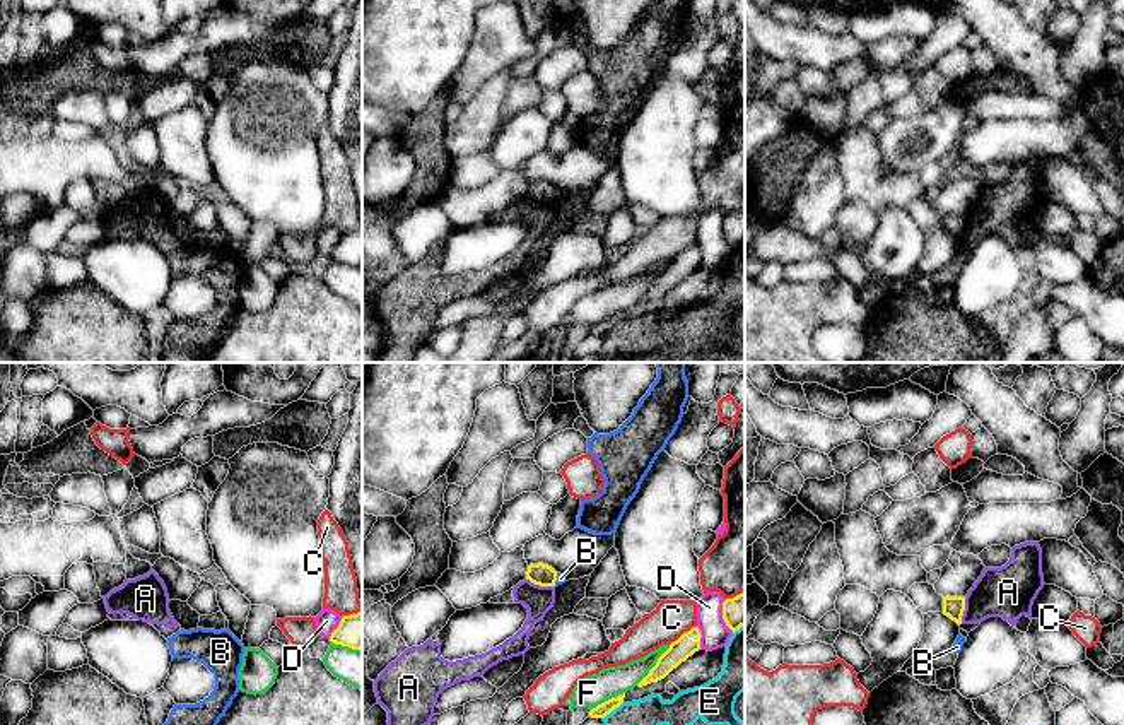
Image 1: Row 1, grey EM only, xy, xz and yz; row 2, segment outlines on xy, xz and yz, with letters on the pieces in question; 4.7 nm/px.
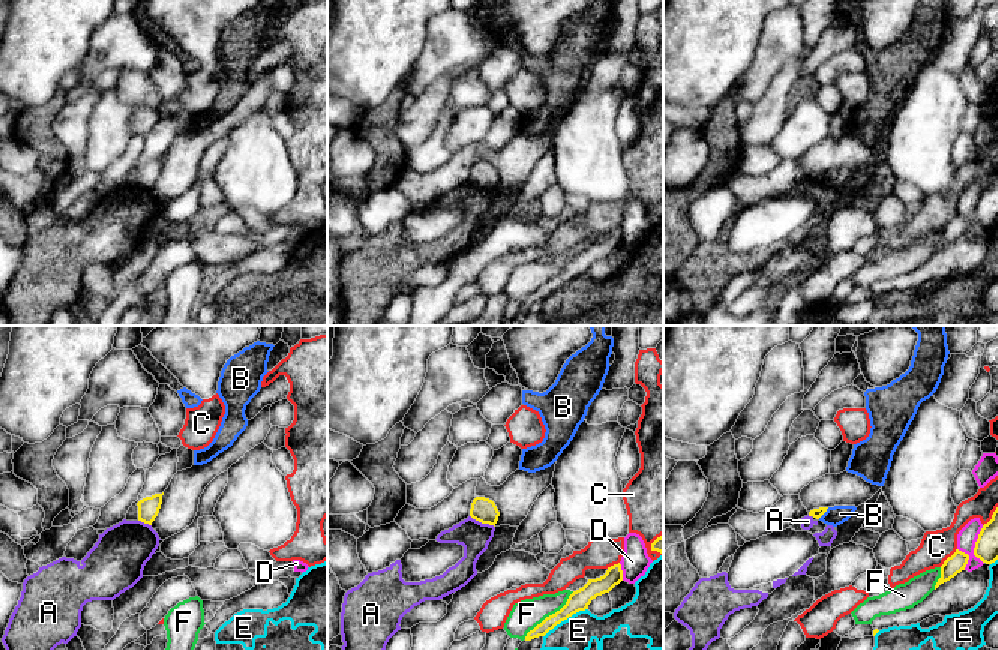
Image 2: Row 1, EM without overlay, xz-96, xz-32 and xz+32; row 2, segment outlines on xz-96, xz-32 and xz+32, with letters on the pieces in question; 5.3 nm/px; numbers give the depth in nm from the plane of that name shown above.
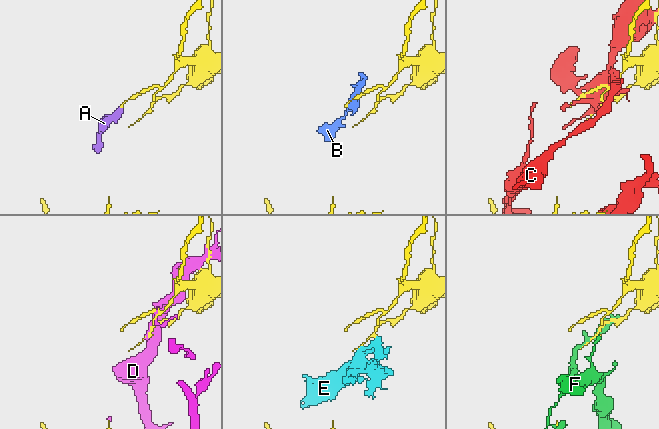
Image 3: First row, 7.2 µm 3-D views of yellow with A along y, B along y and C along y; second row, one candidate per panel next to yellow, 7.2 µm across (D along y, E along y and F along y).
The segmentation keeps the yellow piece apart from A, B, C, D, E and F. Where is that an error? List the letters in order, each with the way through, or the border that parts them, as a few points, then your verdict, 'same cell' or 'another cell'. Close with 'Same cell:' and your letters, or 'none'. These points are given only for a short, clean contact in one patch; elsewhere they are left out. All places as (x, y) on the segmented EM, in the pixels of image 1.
A: along xz (526, 578), (554, 587) | another cell
B: another cell
C: another cell
D: another cell
E: another cell
F: another cell
Same cell: none

